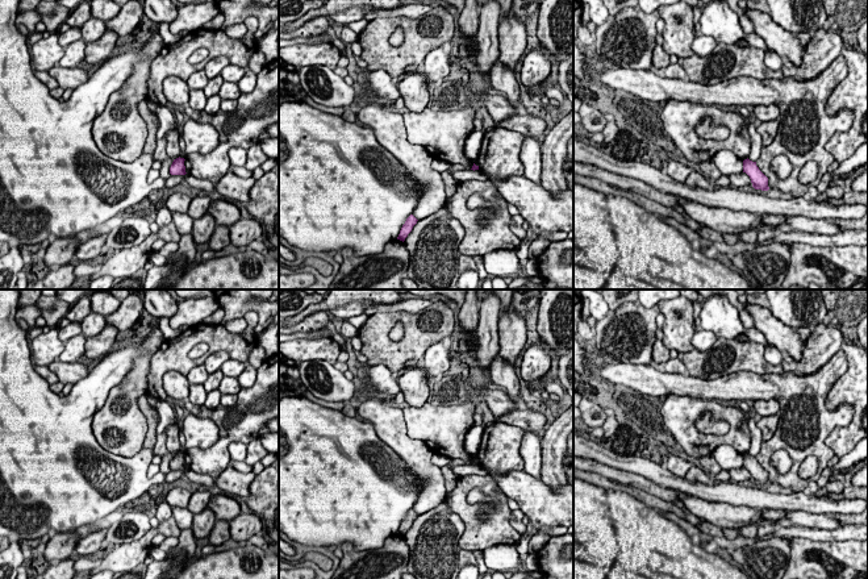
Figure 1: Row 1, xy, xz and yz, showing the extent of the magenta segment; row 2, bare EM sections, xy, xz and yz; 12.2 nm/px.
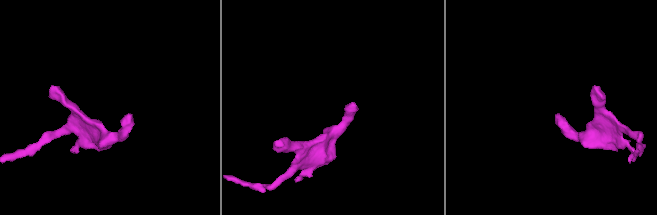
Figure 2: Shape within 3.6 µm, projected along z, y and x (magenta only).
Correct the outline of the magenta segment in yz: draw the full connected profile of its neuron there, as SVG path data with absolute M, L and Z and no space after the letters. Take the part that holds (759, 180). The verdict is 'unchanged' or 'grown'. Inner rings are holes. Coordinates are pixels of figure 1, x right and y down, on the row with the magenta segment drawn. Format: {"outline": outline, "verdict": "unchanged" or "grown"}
{"outline": "M748 158L743 161L743 172L746 172L752 183L755 189L768 191L768 178L759 170L756 162L750 161Z", "verdict": "unchanged"}

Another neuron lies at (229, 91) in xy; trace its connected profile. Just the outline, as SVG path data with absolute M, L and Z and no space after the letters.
M224 82L218 95L222 100L237 100L241 91L237 83Z

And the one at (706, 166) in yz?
M704 161L697 166L697 170L700 172L705 172L710 176L711 182L717 180L721 178L721 171L718 170L718 167L714 164L713 161Z

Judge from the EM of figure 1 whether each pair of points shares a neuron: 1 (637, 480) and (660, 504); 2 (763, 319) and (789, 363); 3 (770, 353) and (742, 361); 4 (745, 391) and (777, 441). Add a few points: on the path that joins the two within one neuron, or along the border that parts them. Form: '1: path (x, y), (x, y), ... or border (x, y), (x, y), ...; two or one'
1: border (621, 482), (672, 503); two
2: border (805, 340), (802, 357), (798, 361), (784, 354); two
3: border (743, 332), (763, 346), (767, 361), (780, 365); two
4: path (784, 390), (817, 394), (817, 441); one

